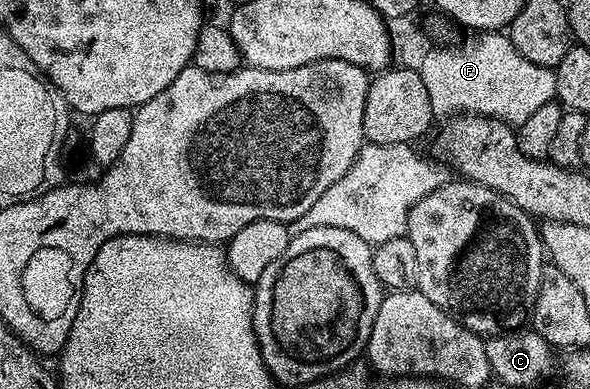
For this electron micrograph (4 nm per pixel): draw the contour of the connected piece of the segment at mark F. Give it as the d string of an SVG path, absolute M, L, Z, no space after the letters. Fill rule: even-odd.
M482 31L469 36L457 46L447 48L432 47L418 70L428 89L432 113L448 118L460 113L485 115L487 118L500 118L511 126L518 126L537 112L537 109L555 98L556 78L554 71L547 66L533 64L526 60L513 47L508 35L500 31Z

